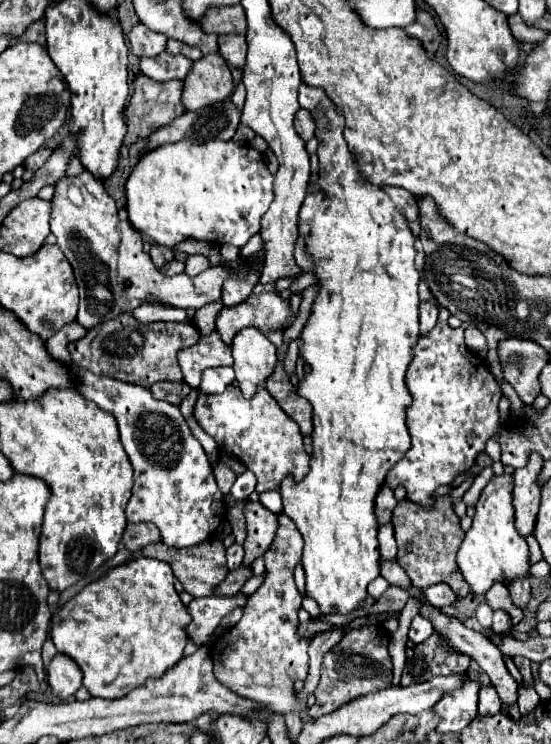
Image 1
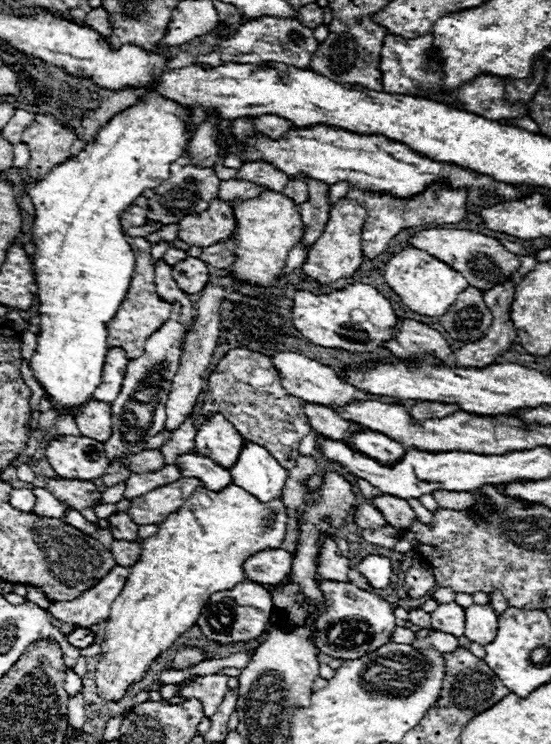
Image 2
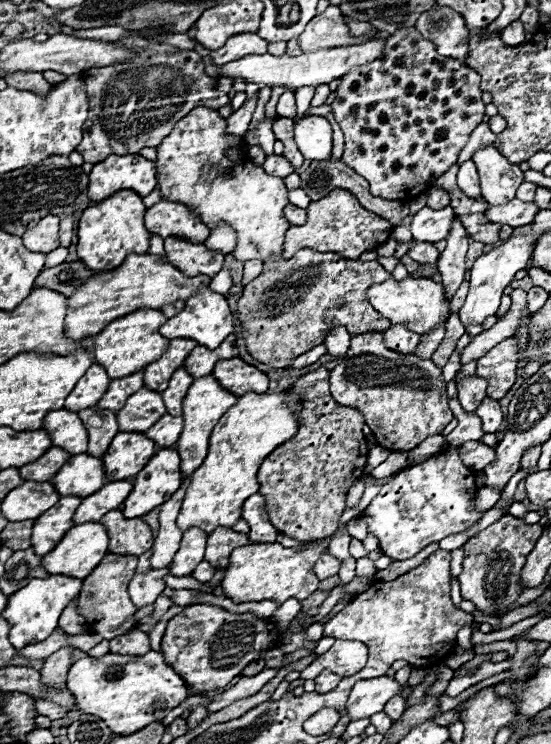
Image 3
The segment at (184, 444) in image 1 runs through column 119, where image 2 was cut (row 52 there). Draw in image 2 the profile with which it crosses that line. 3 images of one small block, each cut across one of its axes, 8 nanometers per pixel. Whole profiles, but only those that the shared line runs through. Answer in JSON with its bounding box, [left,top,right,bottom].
[380,34,442,94]

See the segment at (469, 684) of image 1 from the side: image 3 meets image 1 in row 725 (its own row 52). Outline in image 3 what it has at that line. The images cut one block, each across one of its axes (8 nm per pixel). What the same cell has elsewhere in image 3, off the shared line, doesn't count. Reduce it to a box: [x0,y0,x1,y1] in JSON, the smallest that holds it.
[416,6,470,62]

